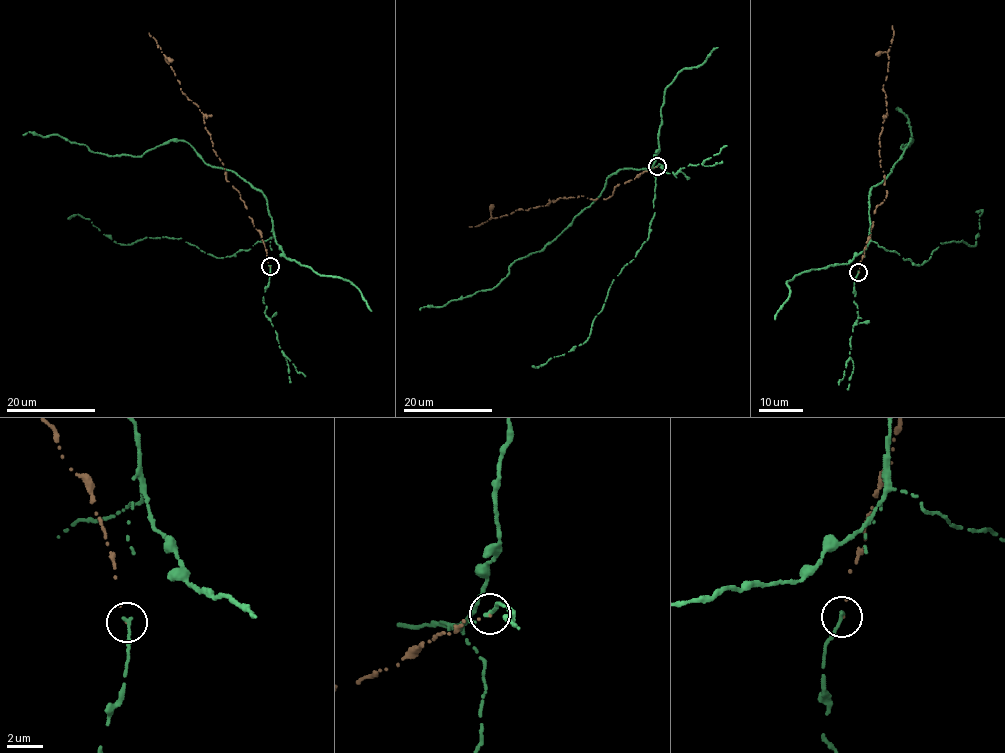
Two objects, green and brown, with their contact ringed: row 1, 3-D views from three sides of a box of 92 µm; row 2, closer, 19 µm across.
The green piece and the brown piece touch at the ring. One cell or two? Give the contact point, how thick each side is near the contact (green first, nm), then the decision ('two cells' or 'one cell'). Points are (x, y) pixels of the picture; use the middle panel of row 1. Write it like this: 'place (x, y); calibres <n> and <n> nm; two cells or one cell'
place (657, 166); calibres 240 and 70 nm; two cells

